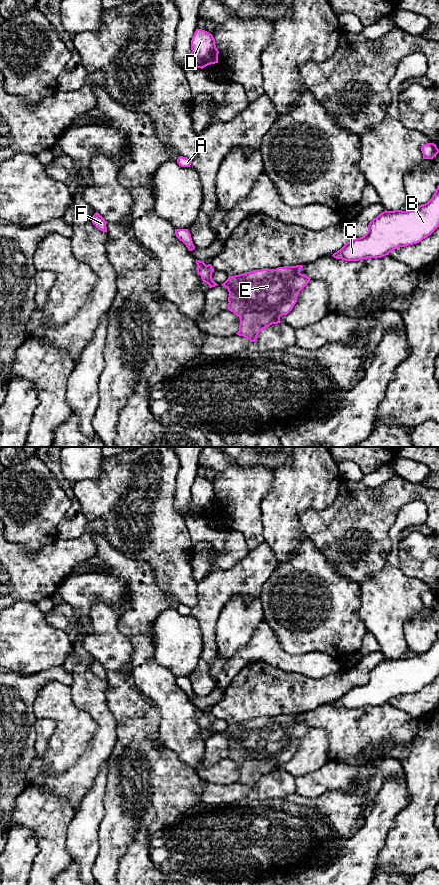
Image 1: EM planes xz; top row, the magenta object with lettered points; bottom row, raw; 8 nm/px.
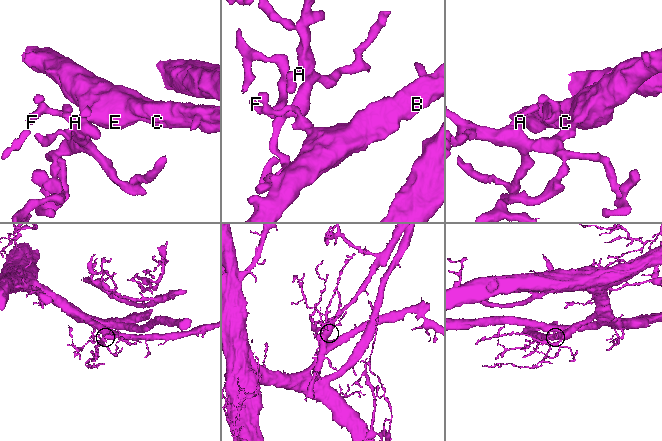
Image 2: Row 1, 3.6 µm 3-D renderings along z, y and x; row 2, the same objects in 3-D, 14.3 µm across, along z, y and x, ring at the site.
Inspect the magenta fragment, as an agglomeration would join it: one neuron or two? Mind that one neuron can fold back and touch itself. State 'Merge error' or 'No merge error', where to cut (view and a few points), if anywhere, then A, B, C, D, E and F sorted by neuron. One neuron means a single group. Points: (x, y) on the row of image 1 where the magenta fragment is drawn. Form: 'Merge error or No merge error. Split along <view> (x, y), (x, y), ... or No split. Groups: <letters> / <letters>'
No merge error. No split. Groups: A B C D E F

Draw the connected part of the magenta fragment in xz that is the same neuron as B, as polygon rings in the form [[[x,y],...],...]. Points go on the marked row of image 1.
[[[439,185],[425,204],[408,211],[380,213],[368,225],[367,233],[350,240],[332,256],[345,261],[381,258],[397,248],[421,242],[439,227]]]

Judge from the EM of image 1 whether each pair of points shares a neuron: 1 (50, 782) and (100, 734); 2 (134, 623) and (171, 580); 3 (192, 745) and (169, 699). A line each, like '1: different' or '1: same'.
1: same
2: different
3: same

